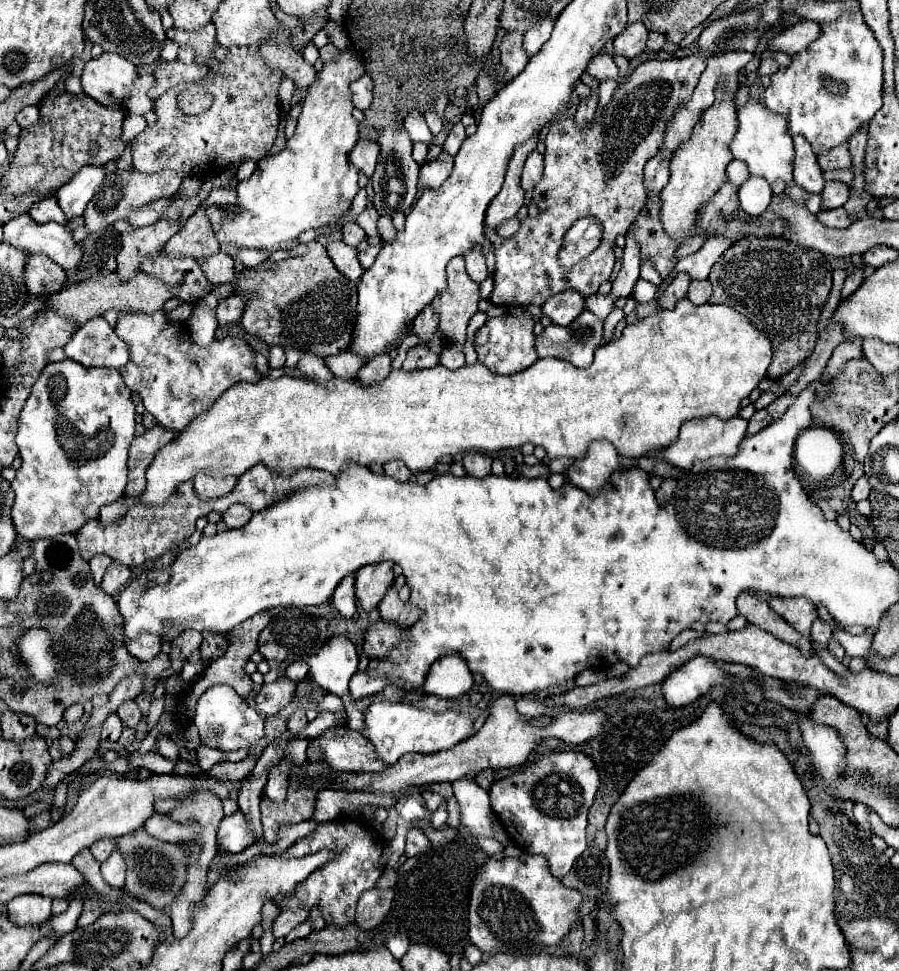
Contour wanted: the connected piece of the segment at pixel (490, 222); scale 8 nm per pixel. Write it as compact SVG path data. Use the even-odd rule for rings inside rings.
M534 135L530 141L522 143L514 151L514 157L510 159L510 165L508 165L508 171L506 171L504 185L502 185L500 193L494 197L490 209L486 211L486 225L490 229L498 229L500 223L516 217L520 207L524 205L524 189L520 187L520 173L522 173L526 155L532 149L536 149L536 143L538 143L538 137Z

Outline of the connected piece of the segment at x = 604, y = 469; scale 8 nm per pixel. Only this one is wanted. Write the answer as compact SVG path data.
M592 441L588 453L582 459L574 459L568 467L566 477L586 493L596 493L616 469L620 469L620 461L614 445L610 445L610 441Z

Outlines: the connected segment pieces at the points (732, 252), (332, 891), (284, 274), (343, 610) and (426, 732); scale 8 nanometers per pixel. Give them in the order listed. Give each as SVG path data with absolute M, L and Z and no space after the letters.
M746 237L732 243L710 271L708 279L714 285L710 303L734 307L772 339L778 359L772 359L770 379L786 375L814 351L816 323L832 289L832 269L820 257L824 255L816 249L804 249L786 239Z
M334 819L326 823L318 823L318 829L308 833L306 837L296 839L286 851L280 854L283 858L303 857L308 853L316 853L320 849L332 849L336 853L336 859L324 863L320 869L310 873L300 885L296 885L294 893L290 897L276 897L276 903L282 909L312 909L318 907L322 911L322 917L326 923L332 923L336 927L344 927L354 921L356 915L356 903L358 897L376 887L376 881L382 875L380 867L380 855L382 855L382 839L370 835L368 831L362 829L362 823L358 819Z
M318 241L308 243L308 251L302 257L292 257L284 261L262 261L256 267L244 267L236 279L236 293L246 297L242 327L246 333L260 337L266 345L292 347L296 351L310 351L318 357L338 355L350 345L350 331L354 329L356 317L356 283L346 279L330 261L326 247Z
M348 575L346 579L340 581L332 595L334 607L340 611L342 617L352 619L356 613L356 595L354 595L354 575Z
M374 701L364 711L364 729L362 735L376 747L378 757L386 765L394 765L406 753L438 753L454 747L458 741L464 741L472 735L472 719L460 711L434 713L412 707L408 703L390 703Z

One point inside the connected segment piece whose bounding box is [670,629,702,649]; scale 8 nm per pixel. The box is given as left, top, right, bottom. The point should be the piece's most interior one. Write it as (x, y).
(689, 634)

